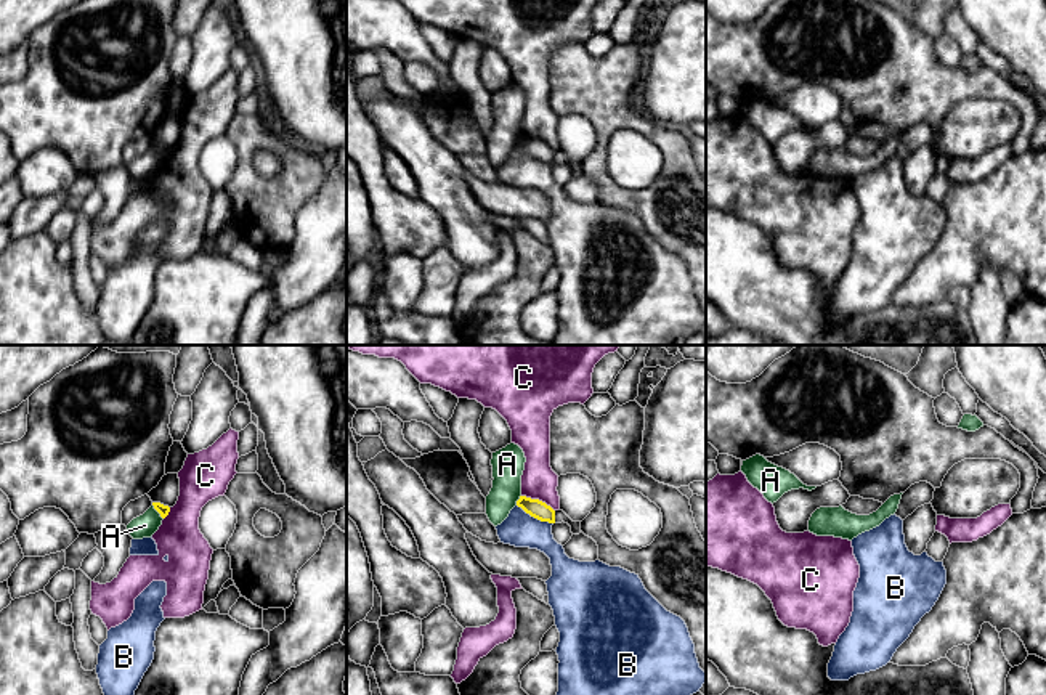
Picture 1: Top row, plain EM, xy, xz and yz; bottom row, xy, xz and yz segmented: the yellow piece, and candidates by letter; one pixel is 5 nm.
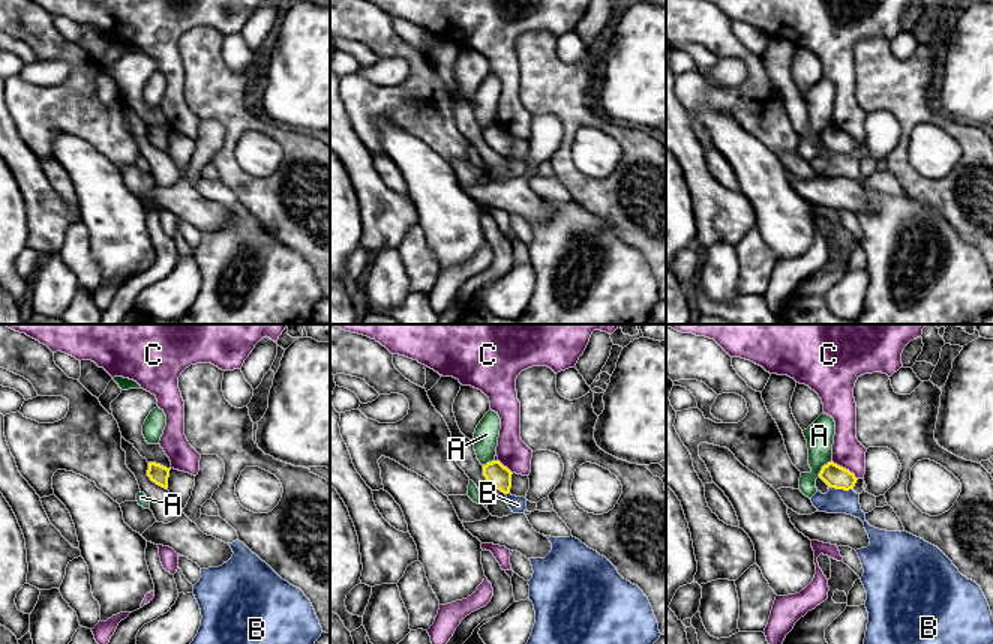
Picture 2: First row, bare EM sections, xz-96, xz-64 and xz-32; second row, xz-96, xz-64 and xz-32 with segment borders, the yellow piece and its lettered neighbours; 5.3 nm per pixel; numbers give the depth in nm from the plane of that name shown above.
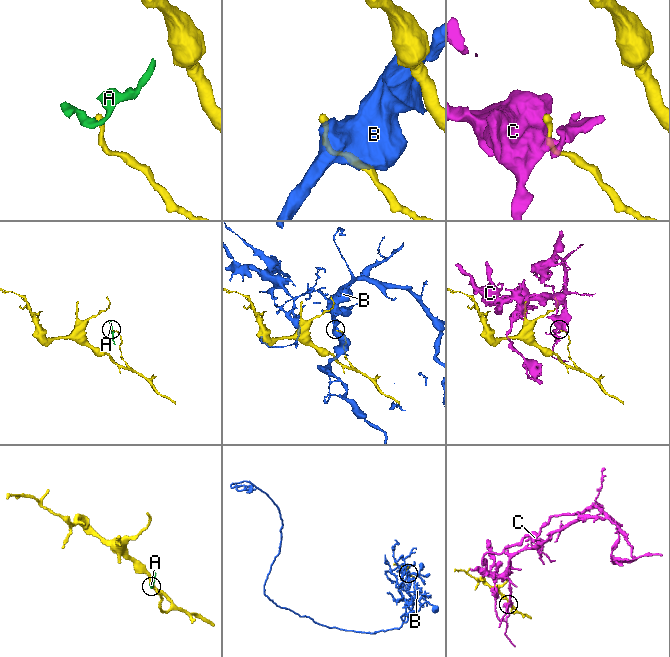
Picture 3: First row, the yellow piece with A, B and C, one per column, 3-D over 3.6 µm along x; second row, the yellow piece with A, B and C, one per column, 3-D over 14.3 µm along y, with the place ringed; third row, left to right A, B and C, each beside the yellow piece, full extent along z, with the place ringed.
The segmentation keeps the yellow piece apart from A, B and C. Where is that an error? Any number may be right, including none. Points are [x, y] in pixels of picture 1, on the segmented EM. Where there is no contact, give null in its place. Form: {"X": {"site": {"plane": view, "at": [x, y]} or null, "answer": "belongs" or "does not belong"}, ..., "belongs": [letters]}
{"A": {"site": {"plane": "xy", "at": [158, 511]}, "answer": "does not belong"}, "B": {"site": {"plane": "xz", "at": [535, 517]}, "answer": "does not belong"}, "C": {"site": {"plane": "xz", "at": [538, 499]}, "answer": "does not belong"}, "belongs": []}

